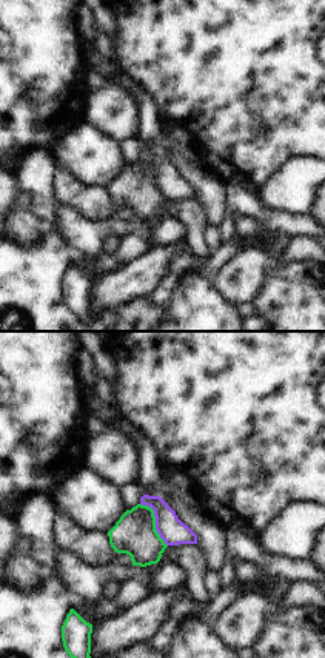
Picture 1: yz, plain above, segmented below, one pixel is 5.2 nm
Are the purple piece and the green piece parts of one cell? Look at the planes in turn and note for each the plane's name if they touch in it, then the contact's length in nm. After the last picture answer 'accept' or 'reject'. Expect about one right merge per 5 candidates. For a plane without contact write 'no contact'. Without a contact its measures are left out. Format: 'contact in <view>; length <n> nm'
contact in yz; length 280 nm

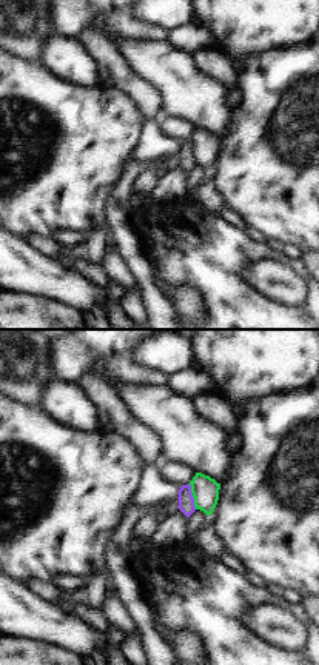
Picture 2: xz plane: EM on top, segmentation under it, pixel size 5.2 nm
contact in xz; length 140 nm

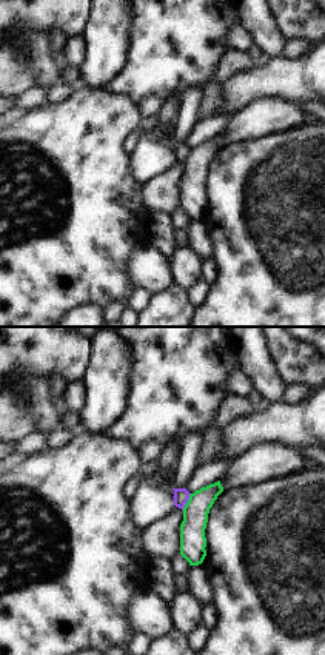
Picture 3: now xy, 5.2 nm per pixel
contact in xy; length 100 nm

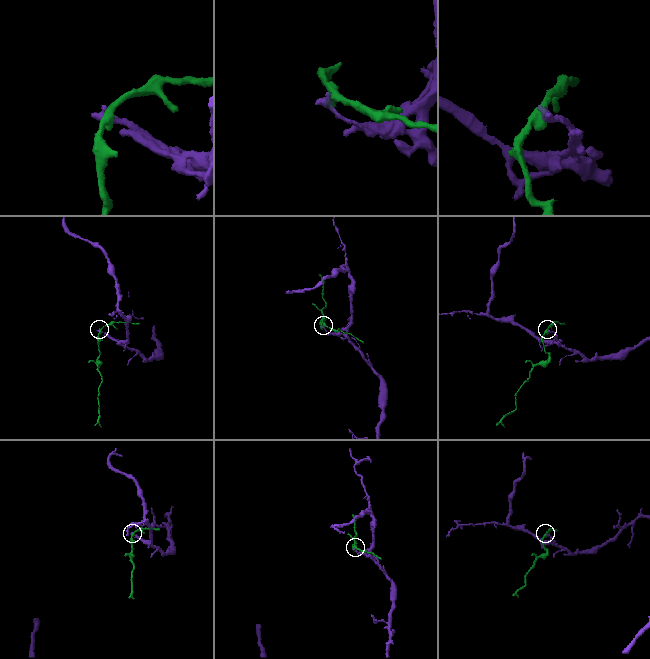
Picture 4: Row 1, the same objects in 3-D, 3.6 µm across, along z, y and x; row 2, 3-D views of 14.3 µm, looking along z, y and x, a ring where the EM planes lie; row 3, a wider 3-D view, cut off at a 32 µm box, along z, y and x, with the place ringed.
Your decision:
reject

